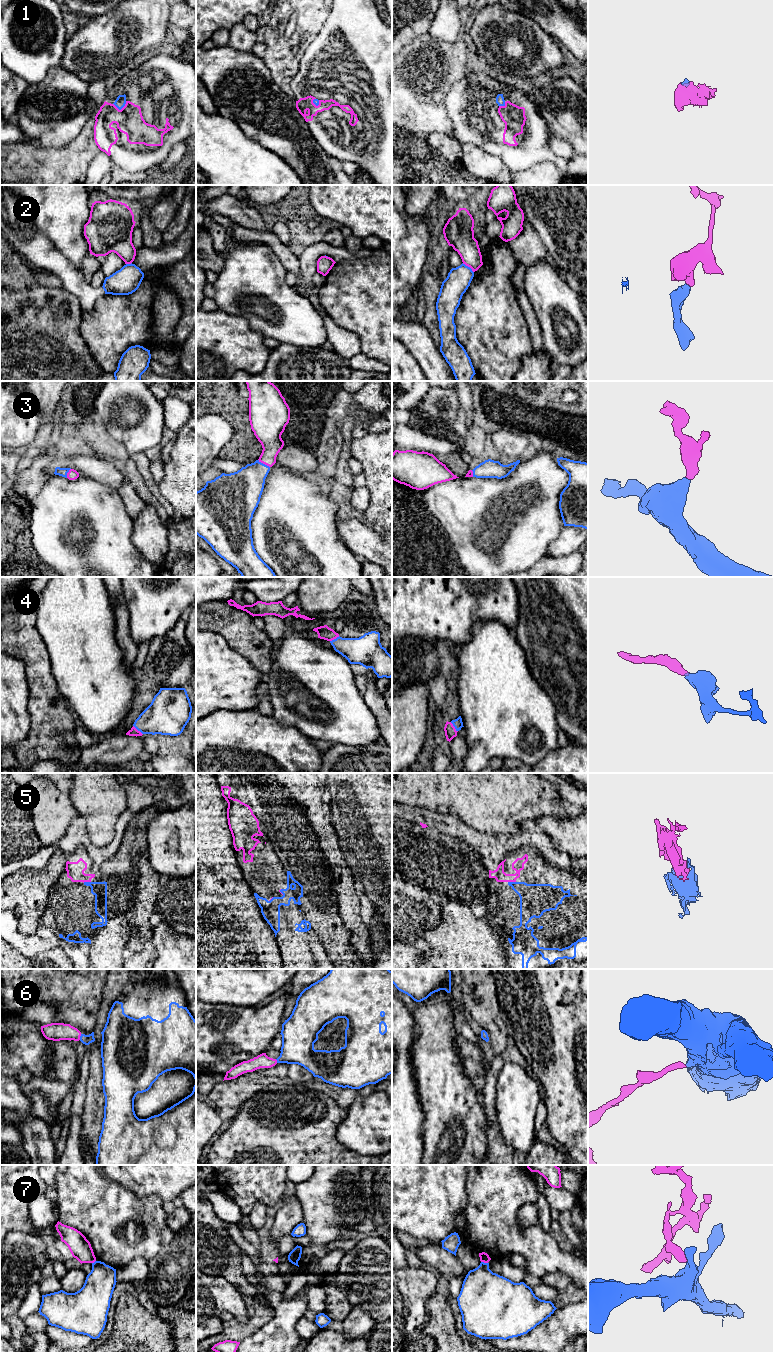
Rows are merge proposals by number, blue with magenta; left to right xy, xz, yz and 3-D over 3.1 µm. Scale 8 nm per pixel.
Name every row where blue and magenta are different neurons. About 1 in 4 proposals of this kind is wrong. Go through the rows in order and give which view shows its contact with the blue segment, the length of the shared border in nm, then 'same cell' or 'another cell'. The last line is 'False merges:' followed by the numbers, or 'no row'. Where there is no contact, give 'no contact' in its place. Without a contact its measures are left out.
1: meets blue in xy; contact 110 nm long; same cell
2: meets blue in yz; contact 120 nm long; another cell
3: meets blue in xz; contact 120 nm long; same cell
4: meets blue in yz; contact 100 nm long; same cell
5: meets blue in yz; contact 60 nm long; same cell
6: meets blue in xy; contact 50 nm long; same cell
7: meets blue in yz; contact 60 nm long; another cell
False merges: 2, 7

